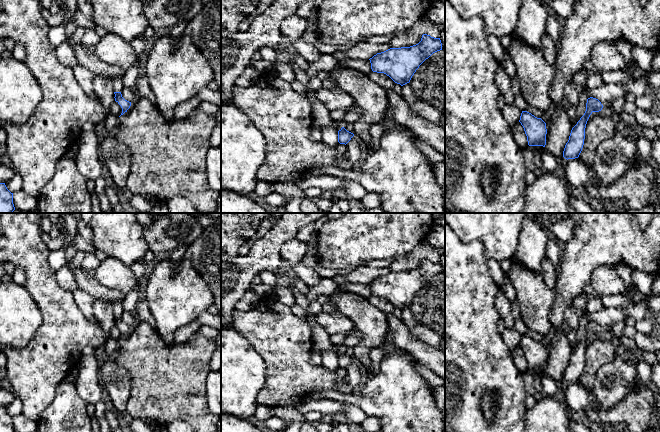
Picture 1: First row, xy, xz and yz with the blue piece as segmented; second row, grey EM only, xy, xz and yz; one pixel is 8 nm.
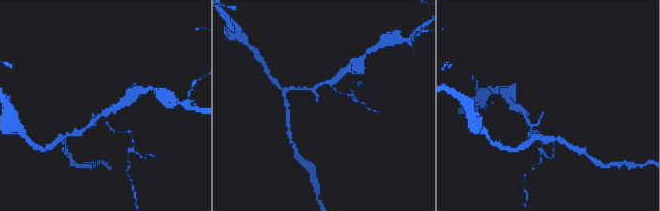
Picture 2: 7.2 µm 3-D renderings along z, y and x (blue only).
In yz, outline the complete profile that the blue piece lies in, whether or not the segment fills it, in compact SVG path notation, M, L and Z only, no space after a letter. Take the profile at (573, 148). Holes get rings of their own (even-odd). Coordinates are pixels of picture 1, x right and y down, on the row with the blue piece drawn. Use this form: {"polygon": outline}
{"polygon": "M593 97L587 99L586 111L577 124L572 128L569 140L565 145L563 151L563 157L565 159L575 159L579 157L584 145L587 121L593 112L599 112L602 108L603 105L598 99Z"}

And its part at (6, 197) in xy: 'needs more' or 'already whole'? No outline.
already whole

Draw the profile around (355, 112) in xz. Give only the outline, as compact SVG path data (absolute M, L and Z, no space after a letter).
M354 105L349 112L347 112L344 116L344 118L341 120L340 124L342 126L348 124L348 123L354 123L358 118L361 117L361 109Z

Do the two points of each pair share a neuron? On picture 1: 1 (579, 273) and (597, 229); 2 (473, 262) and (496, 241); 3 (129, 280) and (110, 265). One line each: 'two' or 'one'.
1: one
2: two
3: one

